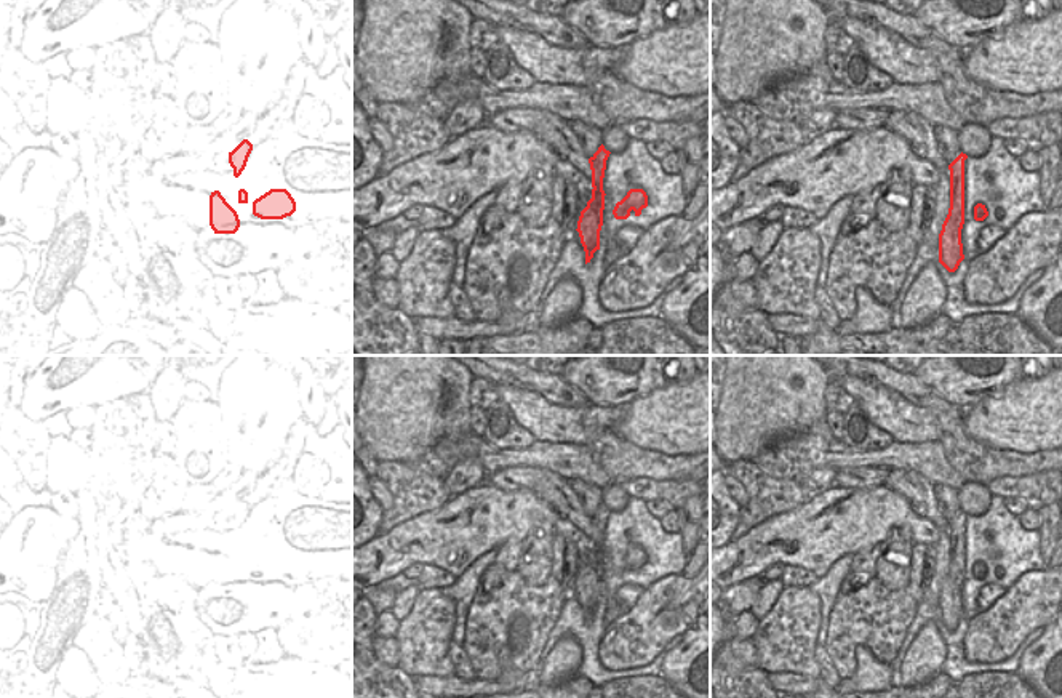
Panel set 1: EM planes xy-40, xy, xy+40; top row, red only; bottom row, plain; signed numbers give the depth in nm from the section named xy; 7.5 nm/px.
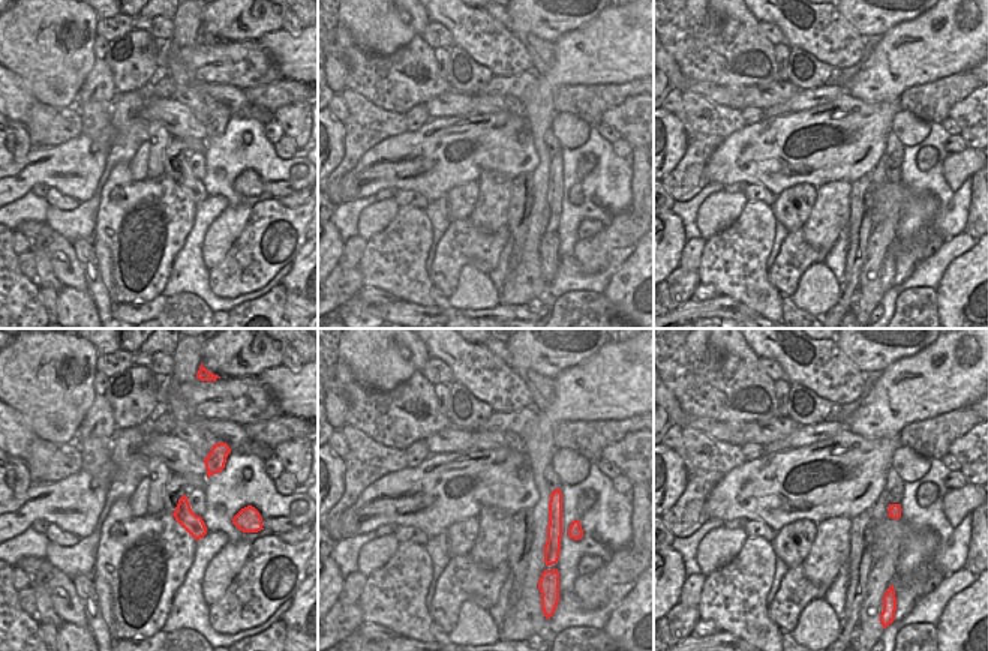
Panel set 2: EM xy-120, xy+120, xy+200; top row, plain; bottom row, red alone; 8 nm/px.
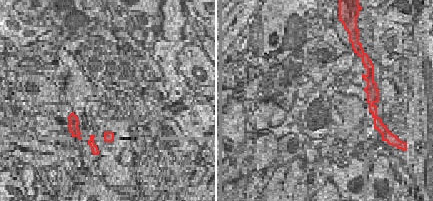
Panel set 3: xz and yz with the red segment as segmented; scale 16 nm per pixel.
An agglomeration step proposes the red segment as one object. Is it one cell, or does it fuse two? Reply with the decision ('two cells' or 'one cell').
two cells

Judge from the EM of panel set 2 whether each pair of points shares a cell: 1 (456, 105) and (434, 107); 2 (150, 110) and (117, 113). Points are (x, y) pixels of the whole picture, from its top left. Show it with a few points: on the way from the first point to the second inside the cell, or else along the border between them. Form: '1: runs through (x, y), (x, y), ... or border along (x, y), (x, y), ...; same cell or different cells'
1: runs through (450, 105), (440, 107); same cell
2: border along (147, 101), (138, 113), (146, 122); different cells

